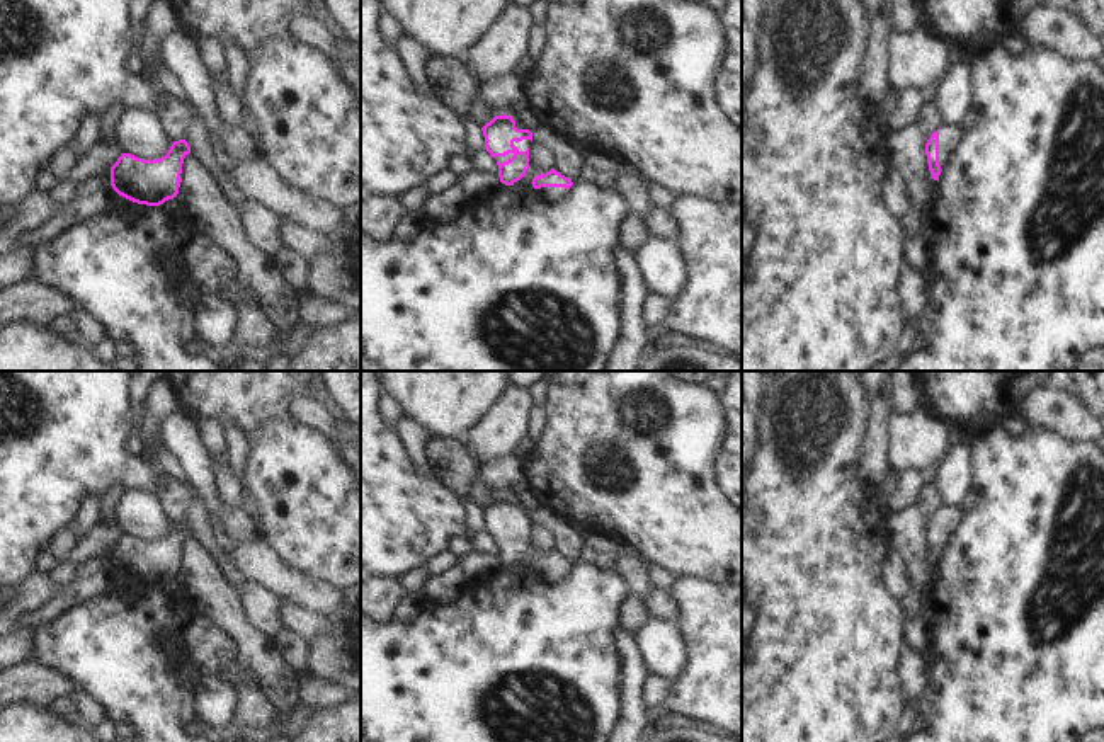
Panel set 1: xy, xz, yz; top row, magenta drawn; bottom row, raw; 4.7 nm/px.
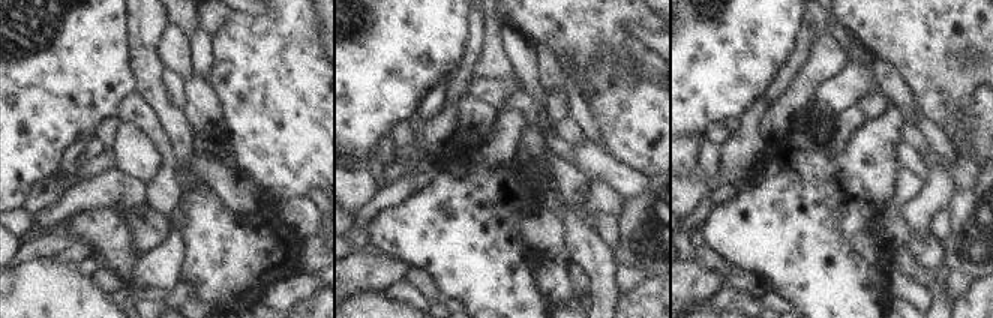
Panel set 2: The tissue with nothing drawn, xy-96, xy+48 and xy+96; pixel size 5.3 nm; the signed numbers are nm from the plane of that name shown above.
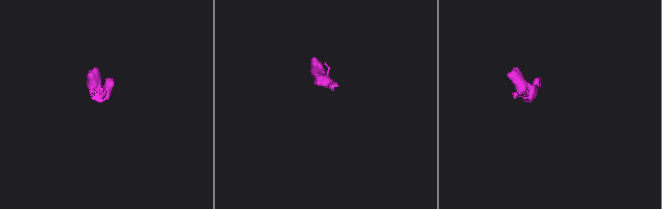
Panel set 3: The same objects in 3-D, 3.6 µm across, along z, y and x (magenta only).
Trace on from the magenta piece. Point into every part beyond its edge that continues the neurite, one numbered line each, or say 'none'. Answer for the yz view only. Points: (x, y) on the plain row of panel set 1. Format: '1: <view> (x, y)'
1: yz (950, 518)

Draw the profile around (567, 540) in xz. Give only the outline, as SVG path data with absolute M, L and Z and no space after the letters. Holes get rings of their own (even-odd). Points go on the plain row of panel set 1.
M543 504L532 514L532 524L544 526L555 541L553 550L561 556L568 558L572 563L577 562L582 539L580 531L566 524L558 514L555 514L548 504Z

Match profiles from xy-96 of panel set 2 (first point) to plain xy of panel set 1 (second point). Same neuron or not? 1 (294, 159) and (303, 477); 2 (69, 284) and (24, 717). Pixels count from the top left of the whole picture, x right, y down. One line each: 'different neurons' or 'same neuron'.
1: same neuron
2: same neuron

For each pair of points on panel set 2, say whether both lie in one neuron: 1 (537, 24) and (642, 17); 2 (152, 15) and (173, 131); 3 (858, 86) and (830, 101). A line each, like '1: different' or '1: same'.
1: same
2: same
3: same

